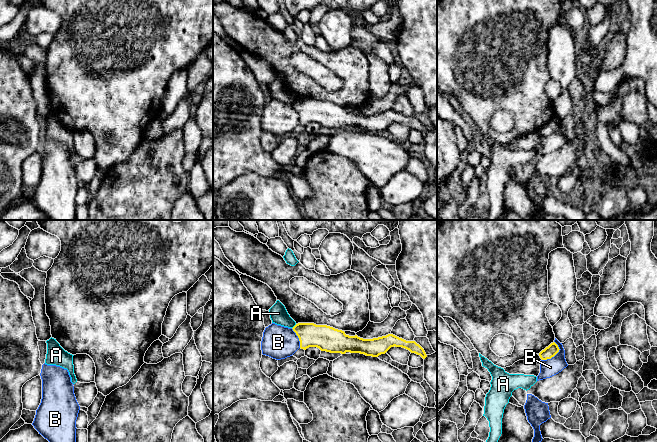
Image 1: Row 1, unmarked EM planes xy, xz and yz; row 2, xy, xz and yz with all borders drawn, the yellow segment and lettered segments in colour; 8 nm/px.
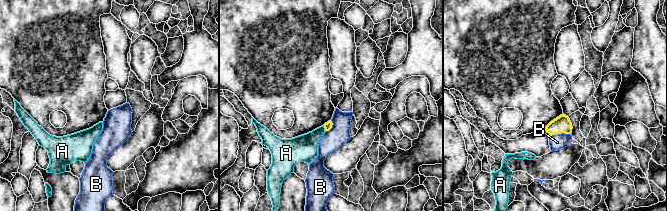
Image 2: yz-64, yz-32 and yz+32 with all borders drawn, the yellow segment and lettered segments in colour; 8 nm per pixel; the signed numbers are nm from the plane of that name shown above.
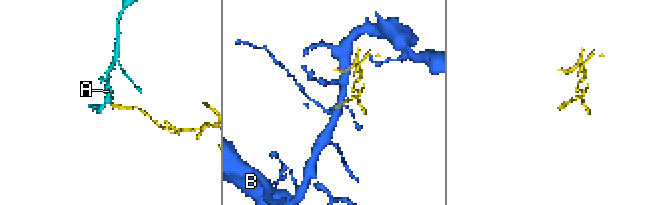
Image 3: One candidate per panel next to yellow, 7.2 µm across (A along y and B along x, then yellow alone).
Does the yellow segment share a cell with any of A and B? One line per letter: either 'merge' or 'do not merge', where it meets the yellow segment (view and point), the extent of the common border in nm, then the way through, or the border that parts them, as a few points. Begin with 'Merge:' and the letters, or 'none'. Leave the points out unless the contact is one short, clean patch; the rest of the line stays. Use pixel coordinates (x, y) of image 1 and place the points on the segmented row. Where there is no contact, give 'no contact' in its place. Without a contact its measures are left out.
Merge: none
A: do not merge | xz (294, 326) | 50 nm | along xz (296, 324), (292, 328)
B: do not merge | yz (555, 354) | 190 nm

